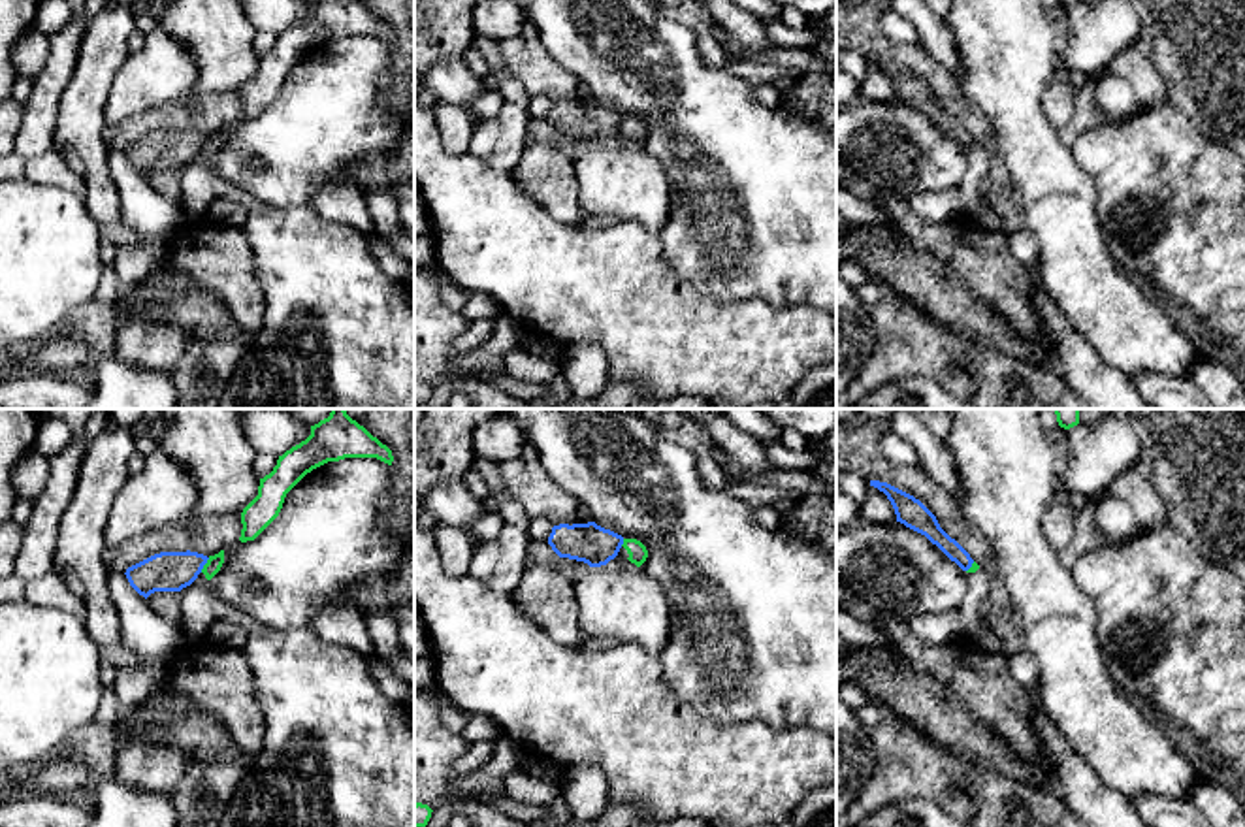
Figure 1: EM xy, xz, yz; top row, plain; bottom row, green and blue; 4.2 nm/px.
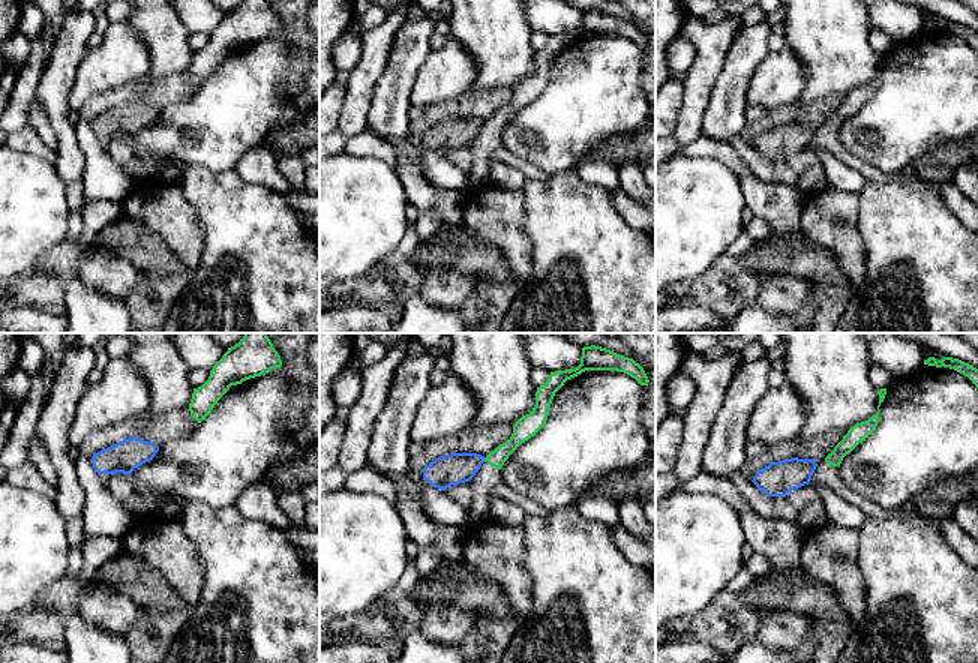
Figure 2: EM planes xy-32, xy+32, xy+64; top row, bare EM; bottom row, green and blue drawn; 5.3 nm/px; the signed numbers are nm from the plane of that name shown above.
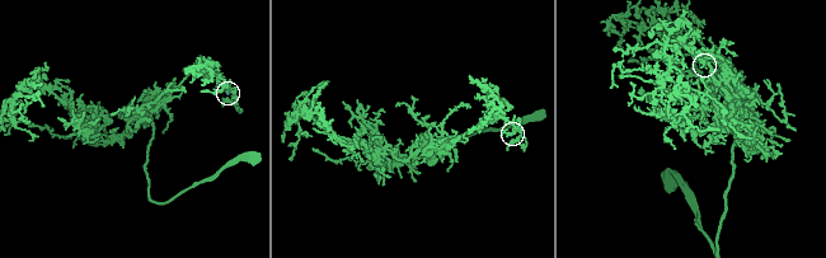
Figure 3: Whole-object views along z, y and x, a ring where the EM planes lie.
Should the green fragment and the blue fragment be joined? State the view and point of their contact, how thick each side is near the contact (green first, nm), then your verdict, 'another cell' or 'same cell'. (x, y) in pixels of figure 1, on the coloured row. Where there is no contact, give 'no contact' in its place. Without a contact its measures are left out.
meets green in xy at (204, 566); 70 nm thick on the green side, 180 nm on the other; another cell

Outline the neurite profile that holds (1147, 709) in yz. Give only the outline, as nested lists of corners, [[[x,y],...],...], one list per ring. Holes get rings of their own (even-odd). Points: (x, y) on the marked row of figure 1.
[[[1134,695],[1132,703],[1151,723],[1162,729],[1170,744],[1188,759],[1202,780],[1226,787],[1237,801],[1245,803],[1245,776],[1234,763],[1221,757],[1151,701]]]

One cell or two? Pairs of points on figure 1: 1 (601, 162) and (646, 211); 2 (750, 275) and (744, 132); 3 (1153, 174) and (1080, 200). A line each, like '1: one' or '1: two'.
1: one
2: one
3: two

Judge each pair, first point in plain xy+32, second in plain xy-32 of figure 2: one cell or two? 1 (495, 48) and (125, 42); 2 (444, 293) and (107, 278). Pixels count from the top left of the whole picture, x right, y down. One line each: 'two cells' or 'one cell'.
1: two cells
2: one cell

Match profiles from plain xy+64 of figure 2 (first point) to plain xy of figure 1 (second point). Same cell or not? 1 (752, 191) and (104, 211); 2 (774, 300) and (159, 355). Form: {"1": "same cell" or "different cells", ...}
{"1": "same cell", "2": "same cell"}

